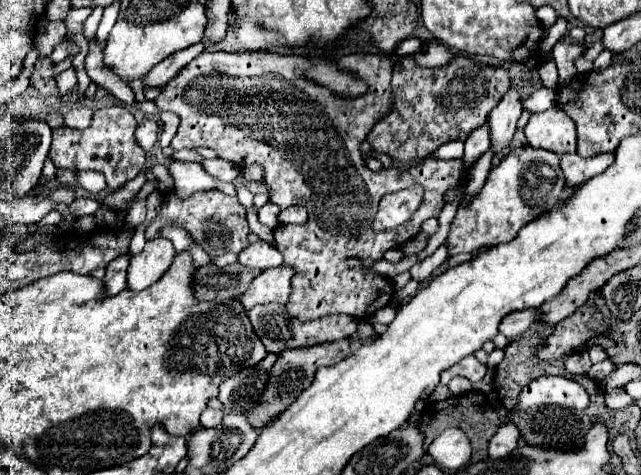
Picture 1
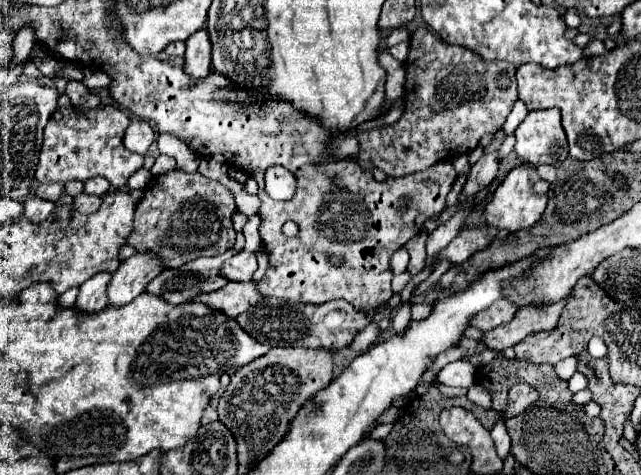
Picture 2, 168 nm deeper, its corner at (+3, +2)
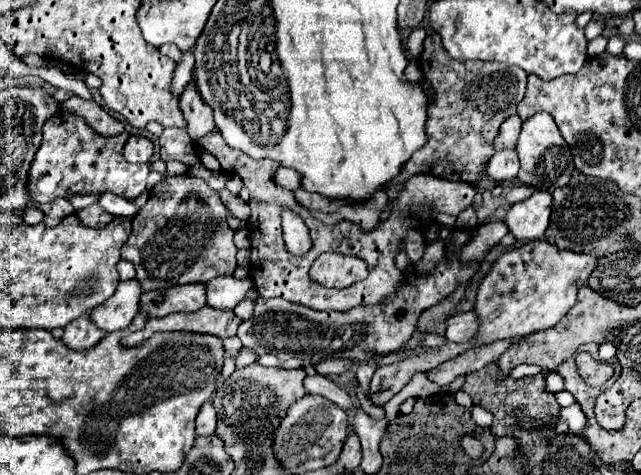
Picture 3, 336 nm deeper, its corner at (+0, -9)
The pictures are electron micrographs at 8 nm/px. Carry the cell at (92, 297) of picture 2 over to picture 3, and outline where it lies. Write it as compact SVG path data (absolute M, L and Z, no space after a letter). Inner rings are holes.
M85 312L79 320L73 320L71 324L65 326L65 334L61 336L63 344L67 344L67 348L75 348L75 350L87 350L93 348L99 340L103 340L103 336L107 336L107 332L99 330L91 320L89 320L89 312Z

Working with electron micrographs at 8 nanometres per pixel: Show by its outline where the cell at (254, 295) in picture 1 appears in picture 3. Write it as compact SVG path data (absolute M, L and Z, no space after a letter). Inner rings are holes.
M201 308L199 312L191 314L169 314L165 318L149 318L145 322L145 328L133 334L127 334L123 338L123 346L131 348L135 344L141 344L143 340L151 338L155 332L171 332L171 330L183 330L183 332L203 332L203 334L215 334L219 338L235 336L241 320L231 310L213 310L213 308Z

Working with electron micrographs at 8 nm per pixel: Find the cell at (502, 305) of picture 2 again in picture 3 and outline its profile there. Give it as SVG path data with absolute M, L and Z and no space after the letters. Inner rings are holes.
M457 312L455 316L447 318L447 340L451 342L465 342L475 338L479 328L475 312Z

